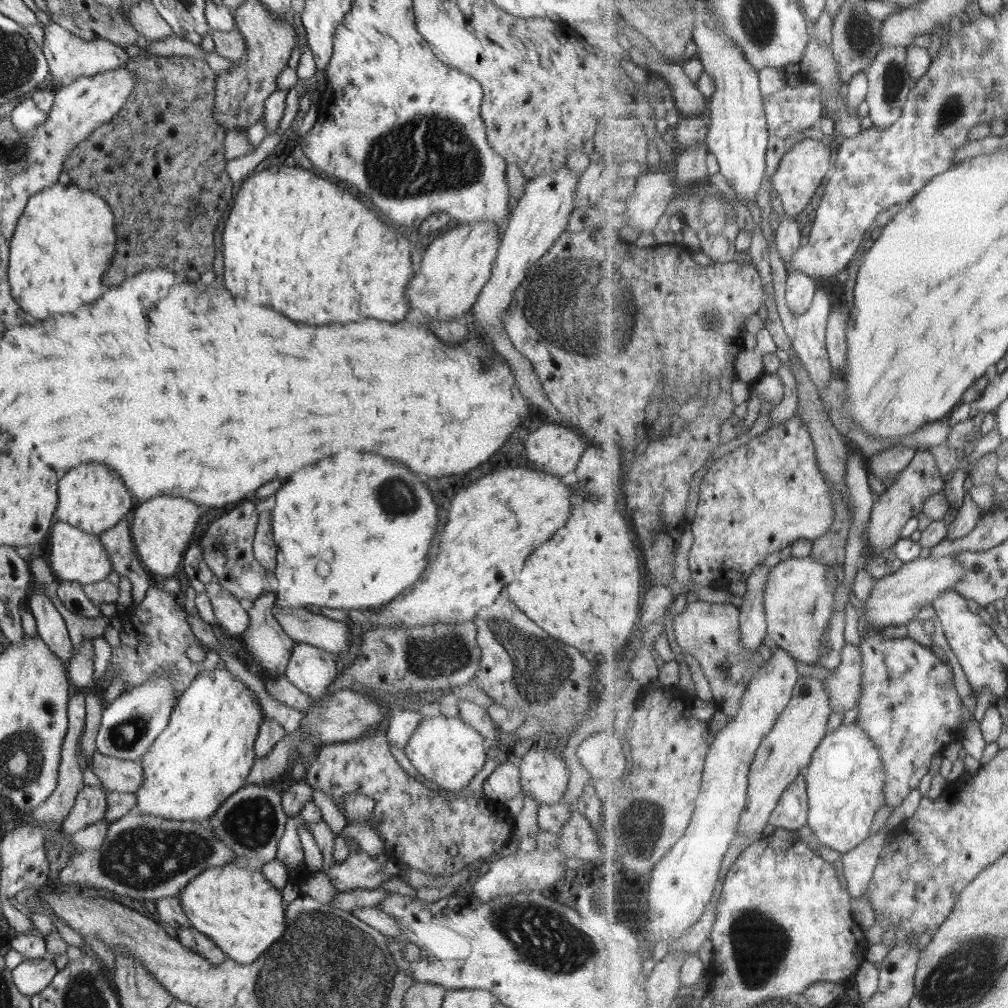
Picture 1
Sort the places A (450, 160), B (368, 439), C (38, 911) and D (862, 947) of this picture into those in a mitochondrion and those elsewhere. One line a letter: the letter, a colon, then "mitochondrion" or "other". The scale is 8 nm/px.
A: mitochondrion
B: other
C: other
D: other

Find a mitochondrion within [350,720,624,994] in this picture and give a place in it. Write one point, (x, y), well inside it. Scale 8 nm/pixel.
(539, 922)

